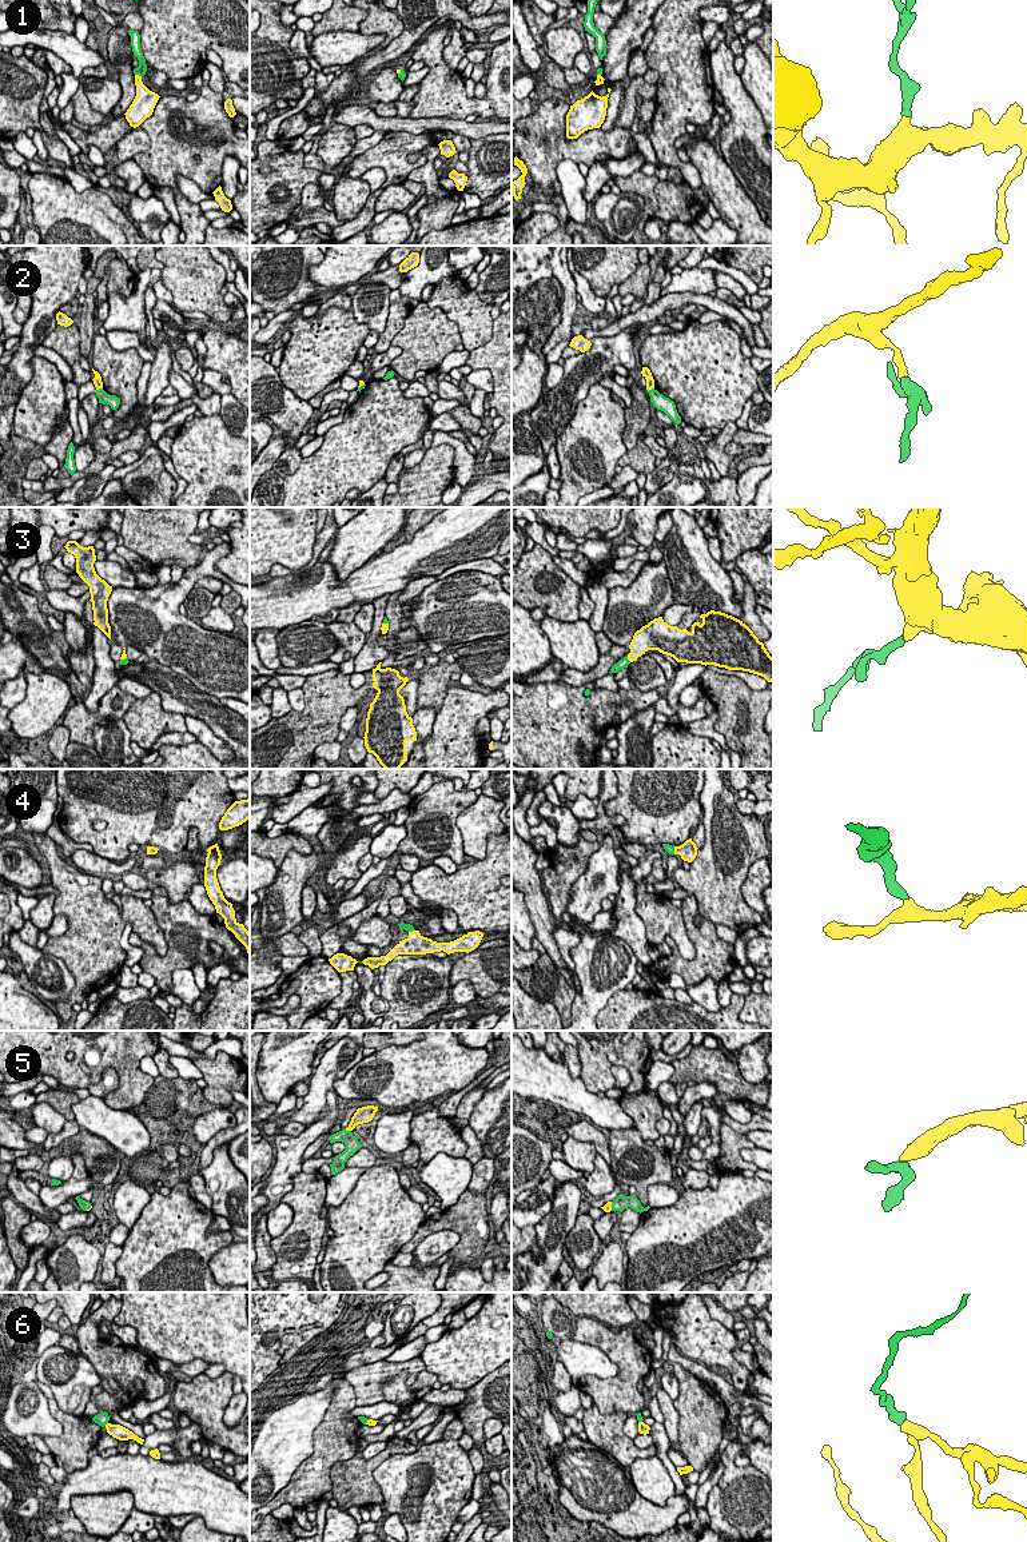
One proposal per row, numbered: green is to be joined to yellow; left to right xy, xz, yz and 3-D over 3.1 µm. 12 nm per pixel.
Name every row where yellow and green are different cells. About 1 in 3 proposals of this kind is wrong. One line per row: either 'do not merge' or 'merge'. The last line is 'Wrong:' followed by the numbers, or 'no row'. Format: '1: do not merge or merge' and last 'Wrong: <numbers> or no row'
1: merge
2: do not merge
3: merge
4: merge
5: merge
6: do not merge
Wrong: 2, 6

